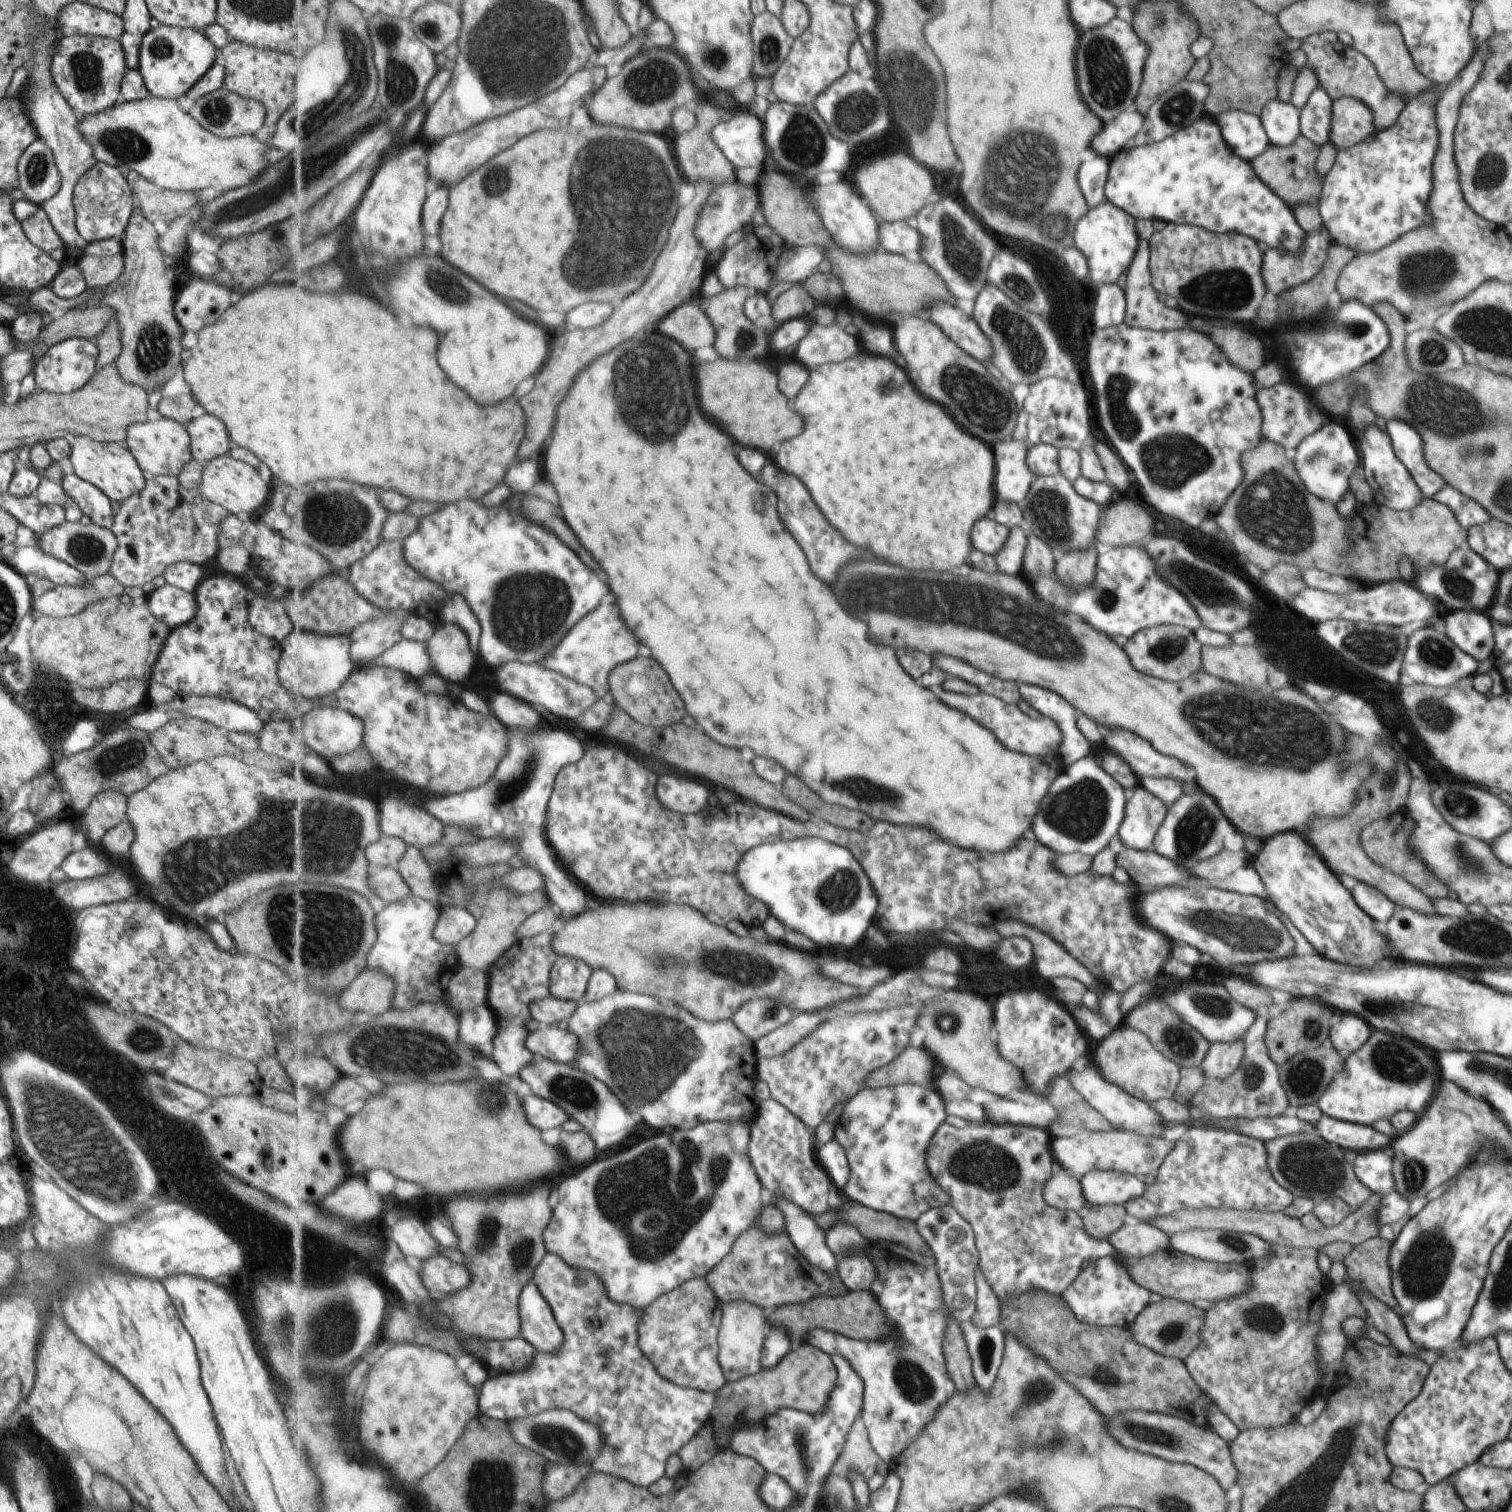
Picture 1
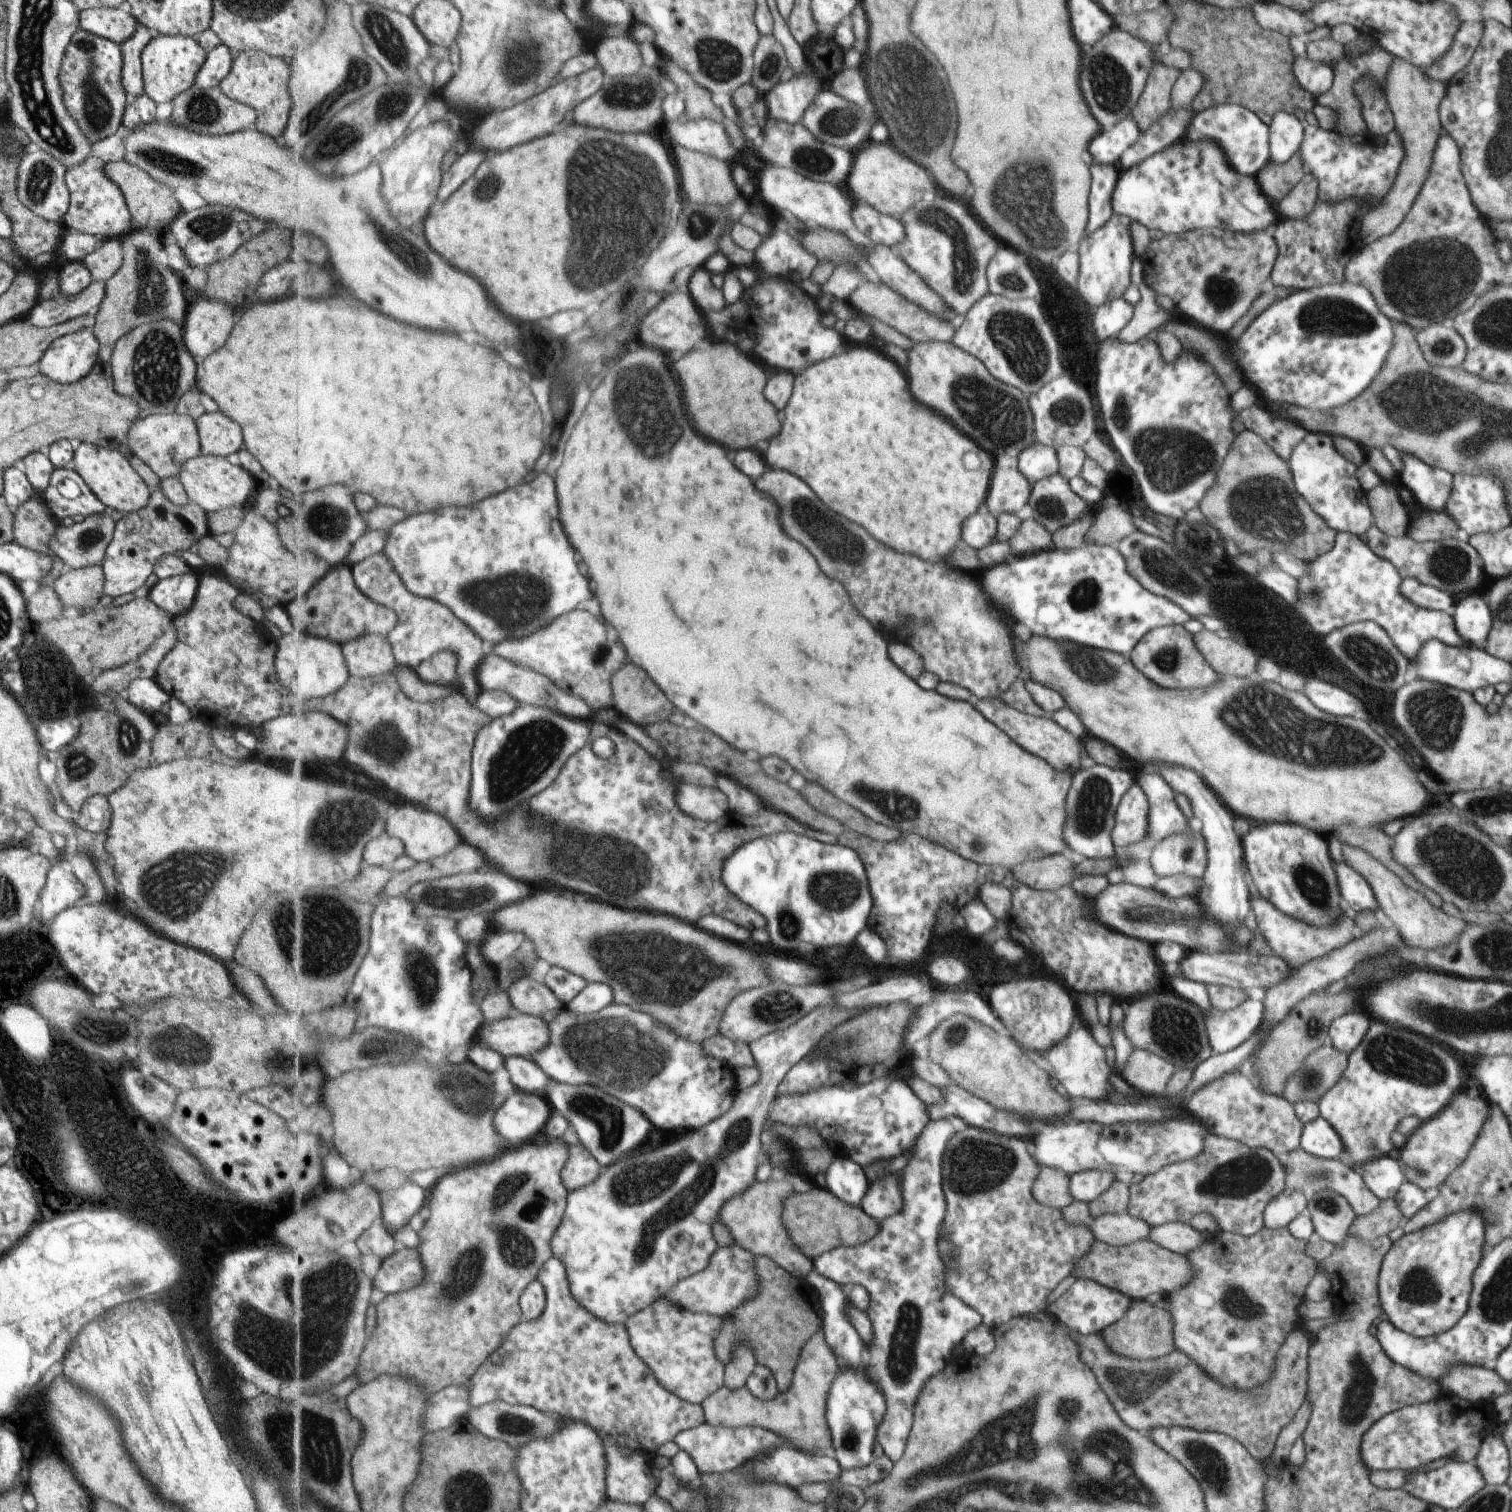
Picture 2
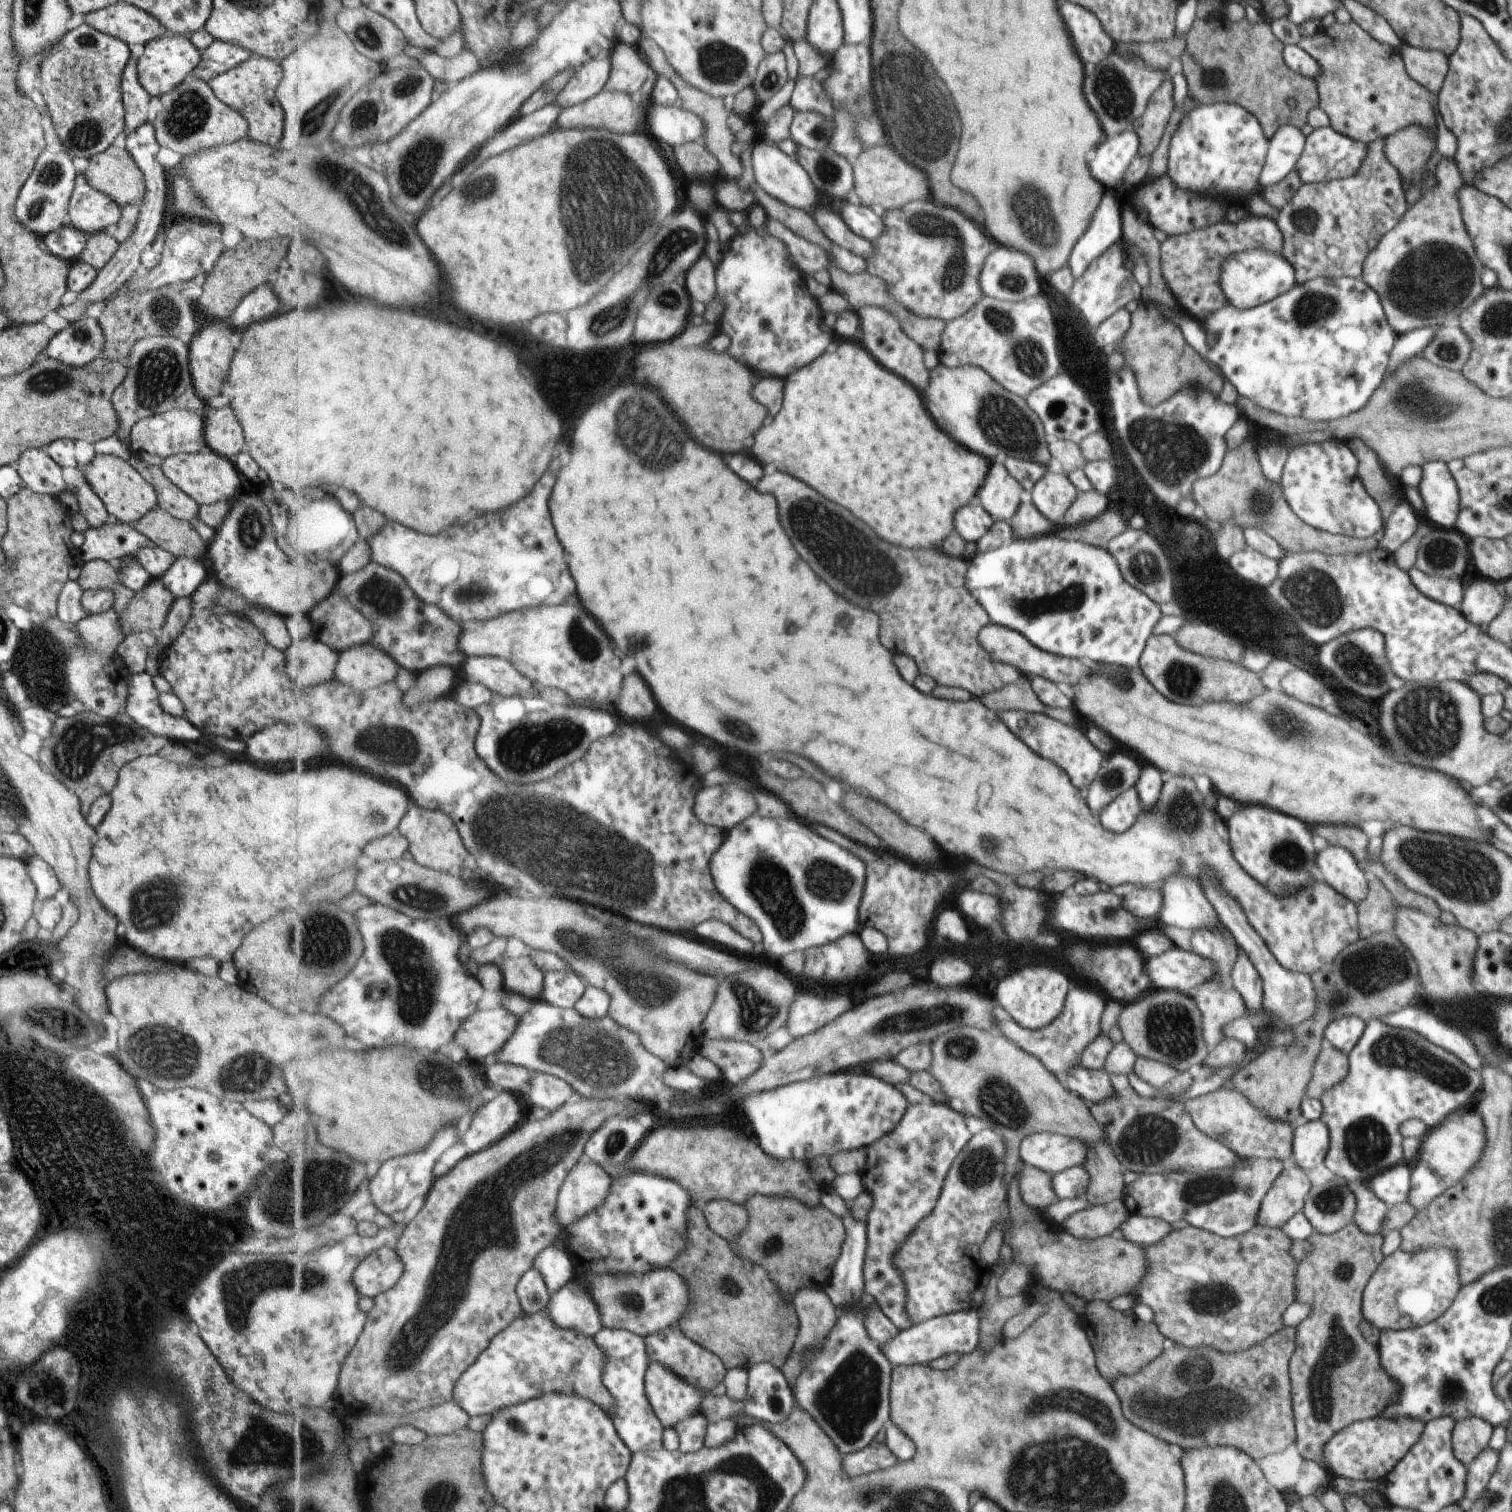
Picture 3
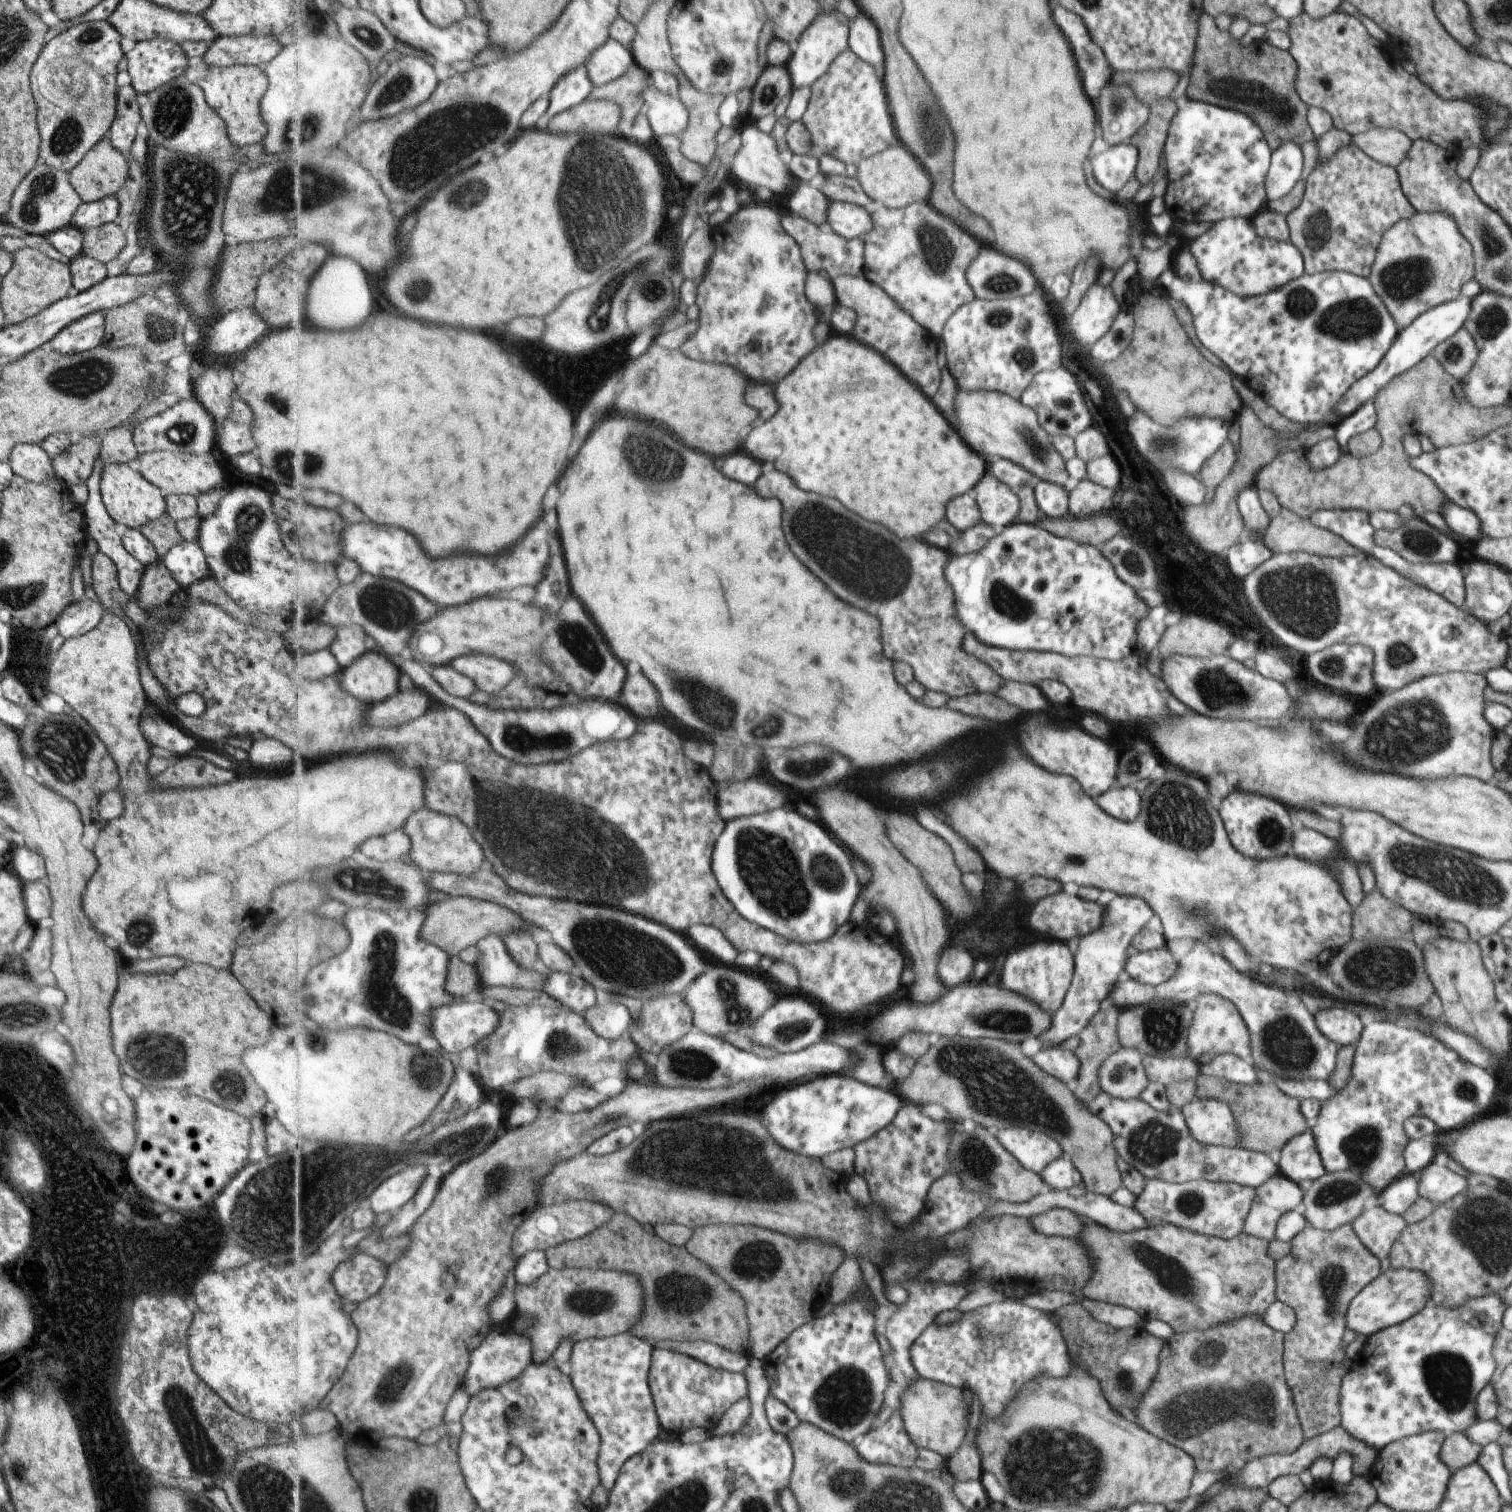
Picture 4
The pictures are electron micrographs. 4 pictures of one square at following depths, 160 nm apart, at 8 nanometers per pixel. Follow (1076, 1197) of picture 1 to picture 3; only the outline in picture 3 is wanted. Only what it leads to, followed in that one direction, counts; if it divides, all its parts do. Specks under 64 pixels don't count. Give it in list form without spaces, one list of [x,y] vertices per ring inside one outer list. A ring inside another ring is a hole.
[[[1024,1165],[1019,1174],[1019,1192],[1021,1200],[1027,1207],[1037,1207],[1044,1211],[1047,1206],[1057,1202],[1052,1189],[1052,1176],[1035,1167]]]

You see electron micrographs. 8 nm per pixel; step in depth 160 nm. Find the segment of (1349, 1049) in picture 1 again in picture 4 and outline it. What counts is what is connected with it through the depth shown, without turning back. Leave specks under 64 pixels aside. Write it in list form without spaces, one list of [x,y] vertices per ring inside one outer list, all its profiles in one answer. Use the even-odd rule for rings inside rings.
[[[1303,997],[1302,1002],[1309,1012],[1315,1016],[1316,1027],[1321,1034],[1337,1047],[1356,1045],[1360,1041],[1360,1034],[1364,1020],[1351,1010],[1341,1008],[1323,1008],[1321,1004],[1313,1002],[1311,998]]]

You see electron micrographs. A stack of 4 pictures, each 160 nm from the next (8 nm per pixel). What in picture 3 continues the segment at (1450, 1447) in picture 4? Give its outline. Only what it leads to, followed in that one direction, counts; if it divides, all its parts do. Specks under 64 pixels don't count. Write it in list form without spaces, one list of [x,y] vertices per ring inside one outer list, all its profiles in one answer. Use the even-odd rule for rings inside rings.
[[[1479,1417],[1456,1420],[1452,1429],[1452,1454],[1466,1467],[1487,1447],[1492,1426]]]

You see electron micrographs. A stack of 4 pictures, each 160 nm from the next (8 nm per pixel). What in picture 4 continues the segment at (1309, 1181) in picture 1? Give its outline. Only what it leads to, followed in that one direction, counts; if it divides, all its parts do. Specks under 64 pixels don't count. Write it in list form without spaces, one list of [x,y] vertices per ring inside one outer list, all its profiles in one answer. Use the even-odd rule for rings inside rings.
[[[1375,1200],[1350,1225],[1363,1246],[1380,1262],[1391,1252],[1407,1222],[1400,1216],[1389,1214]]]

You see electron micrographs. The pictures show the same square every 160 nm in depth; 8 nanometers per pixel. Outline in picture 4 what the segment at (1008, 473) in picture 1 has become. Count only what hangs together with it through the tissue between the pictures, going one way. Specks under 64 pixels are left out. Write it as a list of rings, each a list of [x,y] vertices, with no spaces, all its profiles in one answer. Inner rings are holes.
[[[985,474],[971,492],[976,494],[981,522],[997,533],[1016,521],[1019,505],[1015,490],[998,478]]]

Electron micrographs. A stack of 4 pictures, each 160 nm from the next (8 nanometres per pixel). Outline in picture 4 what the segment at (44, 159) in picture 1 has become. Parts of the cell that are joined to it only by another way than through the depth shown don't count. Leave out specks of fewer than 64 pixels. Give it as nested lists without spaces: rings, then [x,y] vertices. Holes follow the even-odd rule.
[[[37,160],[35,166],[17,184],[12,191],[9,208],[3,214],[3,221],[20,228],[27,235],[45,237],[47,234],[70,224],[75,209],[81,199],[69,186],[68,171],[53,170],[50,166]]]

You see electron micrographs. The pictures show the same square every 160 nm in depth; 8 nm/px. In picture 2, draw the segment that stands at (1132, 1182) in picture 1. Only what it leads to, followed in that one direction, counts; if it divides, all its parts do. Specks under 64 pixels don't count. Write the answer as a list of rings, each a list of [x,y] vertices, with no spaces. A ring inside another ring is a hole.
[[[1097,1169],[1081,1171],[1068,1175],[1068,1191],[1075,1200],[1088,1203],[1101,1193],[1104,1193],[1116,1178],[1119,1178],[1118,1175],[1112,1171],[1100,1171]]]

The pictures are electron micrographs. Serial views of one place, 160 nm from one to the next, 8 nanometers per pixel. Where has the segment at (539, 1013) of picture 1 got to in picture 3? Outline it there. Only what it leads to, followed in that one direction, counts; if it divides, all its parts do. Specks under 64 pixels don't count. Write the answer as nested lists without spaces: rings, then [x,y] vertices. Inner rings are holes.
[[[530,957],[501,960],[504,990],[527,997],[532,1002],[543,1000],[544,972]]]

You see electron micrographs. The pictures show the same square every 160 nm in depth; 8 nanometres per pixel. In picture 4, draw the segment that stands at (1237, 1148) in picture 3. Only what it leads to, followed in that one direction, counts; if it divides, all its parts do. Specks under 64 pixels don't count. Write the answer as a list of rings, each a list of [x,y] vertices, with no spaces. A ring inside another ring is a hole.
[[[1195,1096],[1192,1102],[1181,1107],[1180,1111],[1189,1134],[1197,1142],[1205,1146],[1239,1144],[1237,1126],[1232,1111],[1225,1102]]]

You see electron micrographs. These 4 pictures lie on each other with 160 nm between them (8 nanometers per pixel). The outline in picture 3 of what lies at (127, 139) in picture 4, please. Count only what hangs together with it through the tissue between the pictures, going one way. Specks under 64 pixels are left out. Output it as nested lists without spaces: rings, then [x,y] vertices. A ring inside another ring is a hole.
[[[130,56],[125,63],[121,80],[122,107],[124,110],[124,128],[133,130],[150,118],[148,100],[149,96],[139,84],[136,64],[138,59]]]

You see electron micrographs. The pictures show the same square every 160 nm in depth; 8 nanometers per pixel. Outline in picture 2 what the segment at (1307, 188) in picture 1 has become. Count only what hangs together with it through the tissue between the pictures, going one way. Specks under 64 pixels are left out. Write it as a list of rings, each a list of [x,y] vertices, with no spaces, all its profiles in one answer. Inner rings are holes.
[[[1297,152],[1284,163],[1269,161],[1257,173],[1256,181],[1265,198],[1275,205],[1303,180],[1304,171],[1303,160]]]

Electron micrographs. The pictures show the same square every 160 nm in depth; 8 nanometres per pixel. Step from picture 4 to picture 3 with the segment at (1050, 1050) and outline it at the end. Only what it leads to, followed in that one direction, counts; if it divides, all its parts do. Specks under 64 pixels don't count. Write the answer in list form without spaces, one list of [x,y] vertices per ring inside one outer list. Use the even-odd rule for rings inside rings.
[[[1078,1064],[1068,1072],[1067,1080],[1069,1088],[1075,1094],[1080,1094],[1081,1098],[1093,1104],[1114,1098],[1114,1088],[1105,1071],[1086,1069]]]

